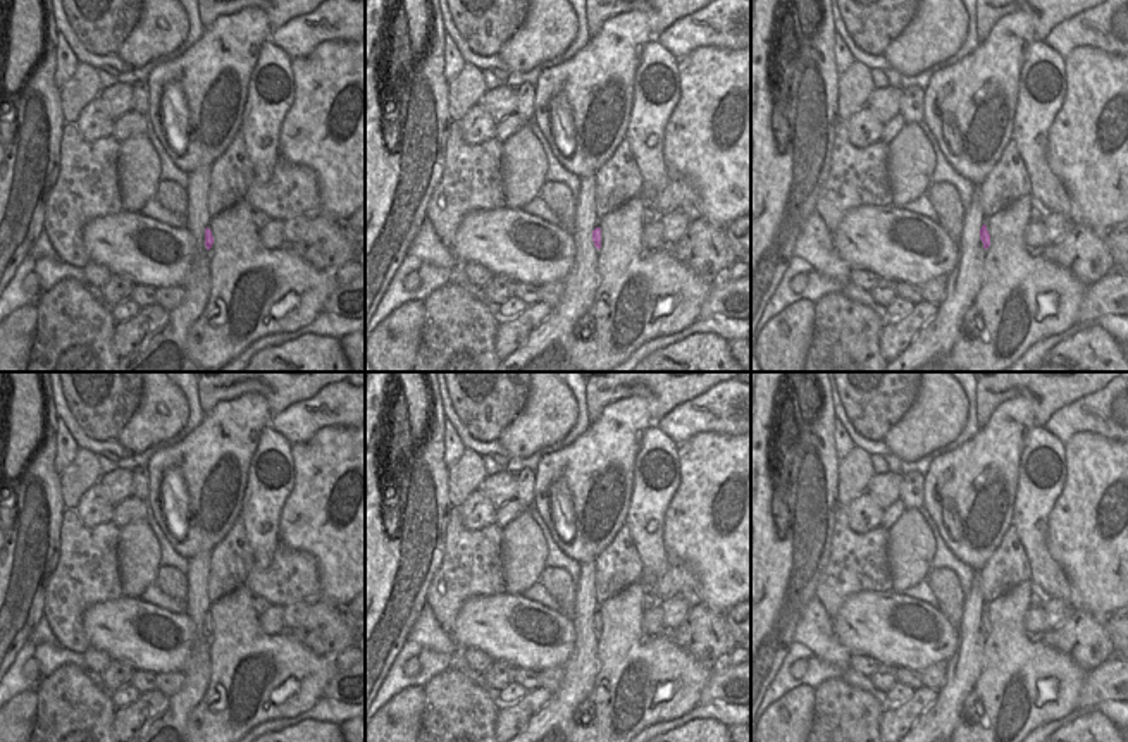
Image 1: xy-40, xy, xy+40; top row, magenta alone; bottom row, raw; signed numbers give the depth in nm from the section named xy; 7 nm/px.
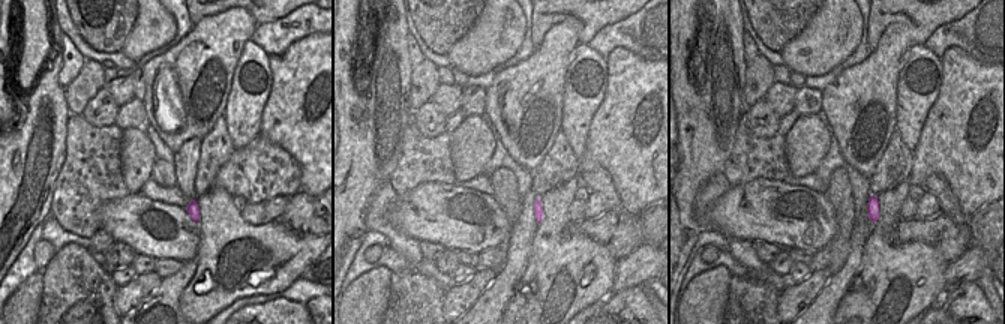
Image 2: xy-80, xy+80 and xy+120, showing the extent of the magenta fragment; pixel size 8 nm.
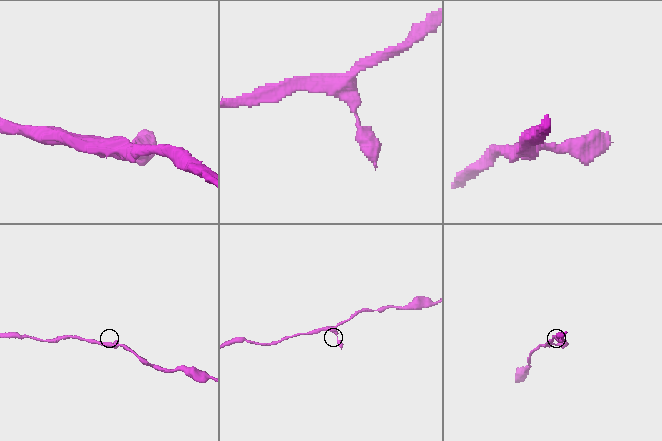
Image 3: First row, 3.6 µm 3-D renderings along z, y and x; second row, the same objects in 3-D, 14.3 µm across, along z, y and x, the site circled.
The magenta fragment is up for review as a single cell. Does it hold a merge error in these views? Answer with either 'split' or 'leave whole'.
leave whole

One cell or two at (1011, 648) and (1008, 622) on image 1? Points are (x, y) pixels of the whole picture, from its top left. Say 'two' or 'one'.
one

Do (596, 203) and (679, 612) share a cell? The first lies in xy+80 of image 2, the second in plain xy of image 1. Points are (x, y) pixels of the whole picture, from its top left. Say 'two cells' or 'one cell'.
one cell

